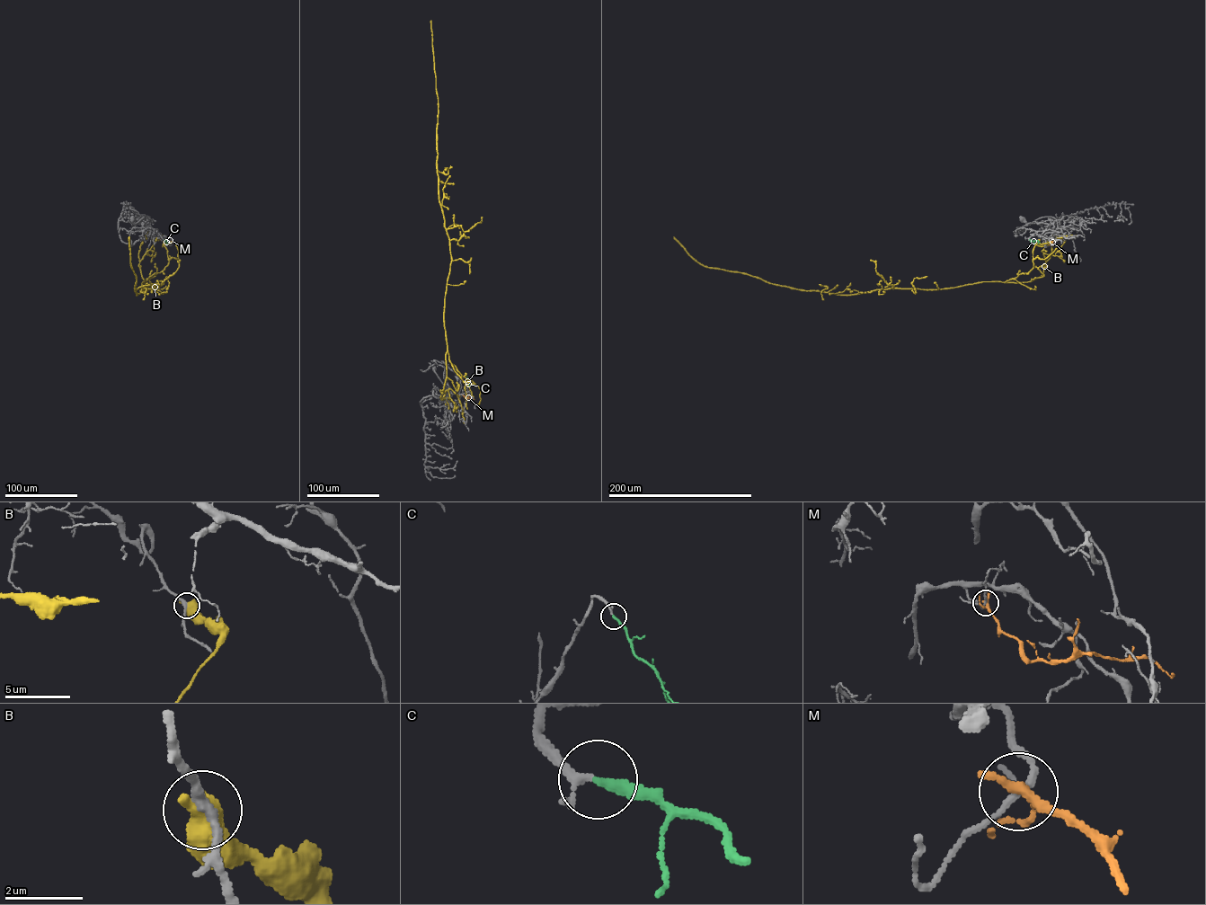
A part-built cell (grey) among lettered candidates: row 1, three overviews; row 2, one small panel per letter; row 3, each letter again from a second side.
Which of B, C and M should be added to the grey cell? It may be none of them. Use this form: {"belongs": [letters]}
{"belongs": ["C"]}

